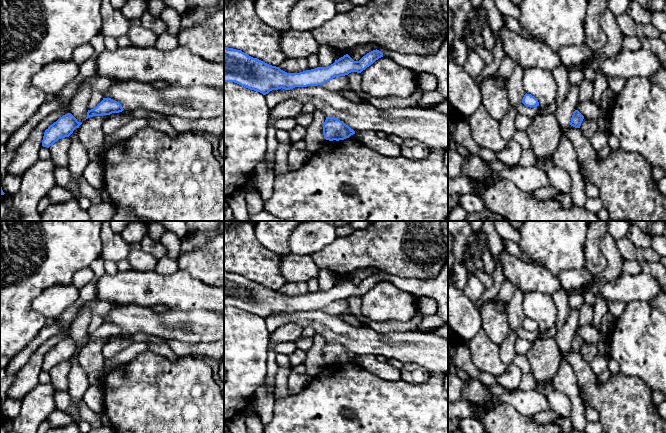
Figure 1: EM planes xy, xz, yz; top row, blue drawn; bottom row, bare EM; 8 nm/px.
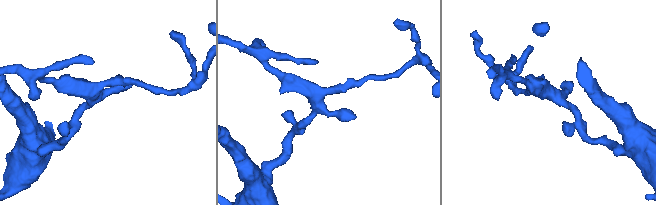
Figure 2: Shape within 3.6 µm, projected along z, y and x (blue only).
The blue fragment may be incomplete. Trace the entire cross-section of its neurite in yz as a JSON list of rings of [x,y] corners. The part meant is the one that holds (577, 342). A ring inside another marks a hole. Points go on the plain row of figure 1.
[[[592,323],[577,327],[576,334],[573,336],[570,349],[575,352],[580,352],[584,342],[597,345],[602,336],[602,332],[599,331]]]

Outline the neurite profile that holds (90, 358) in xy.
[[[109,339],[93,340],[86,343],[78,352],[78,363],[87,373],[104,369],[105,358],[102,348]]]

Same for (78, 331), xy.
[[[85,308],[80,310],[73,320],[70,330],[69,337],[72,338],[78,346],[84,346],[88,336],[88,326],[92,318],[92,312]]]

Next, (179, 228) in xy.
[[[143,221],[149,223],[160,223],[166,230],[174,232],[179,238],[184,238],[187,235],[187,228],[185,221]]]

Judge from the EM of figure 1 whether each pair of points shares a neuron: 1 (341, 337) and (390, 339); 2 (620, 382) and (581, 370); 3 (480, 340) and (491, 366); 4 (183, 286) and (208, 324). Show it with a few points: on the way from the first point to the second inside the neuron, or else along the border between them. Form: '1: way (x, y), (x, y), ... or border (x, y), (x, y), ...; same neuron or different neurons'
1: way (353, 338), (378, 339); same neuron
2: way (610, 389), (597, 389), (588, 380); same neuron
3: way (481, 346), (488, 360); same neuron
4: border (175, 310), (211, 310), (213, 312); different neurons

